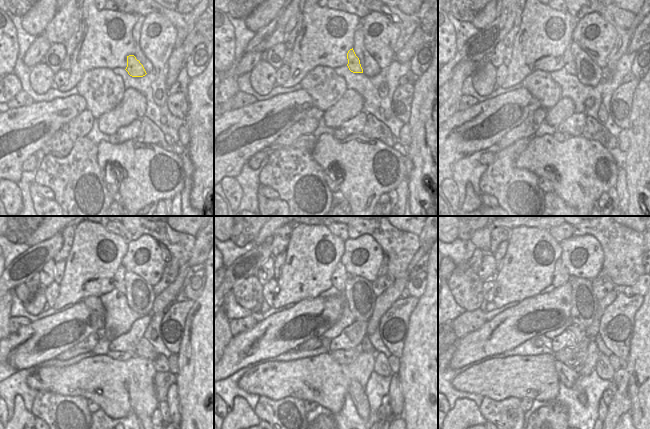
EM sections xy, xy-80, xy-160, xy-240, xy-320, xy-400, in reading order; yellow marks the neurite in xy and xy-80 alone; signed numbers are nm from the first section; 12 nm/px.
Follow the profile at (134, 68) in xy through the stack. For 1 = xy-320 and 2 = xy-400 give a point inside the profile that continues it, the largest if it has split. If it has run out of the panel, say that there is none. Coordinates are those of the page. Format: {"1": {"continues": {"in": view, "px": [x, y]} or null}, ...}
{"1": {"continues": {"in": "xy-320", "px": [339, 277]}}, "2": {"continues": {"in": "xy-400", "px": [560, 276]}}}

